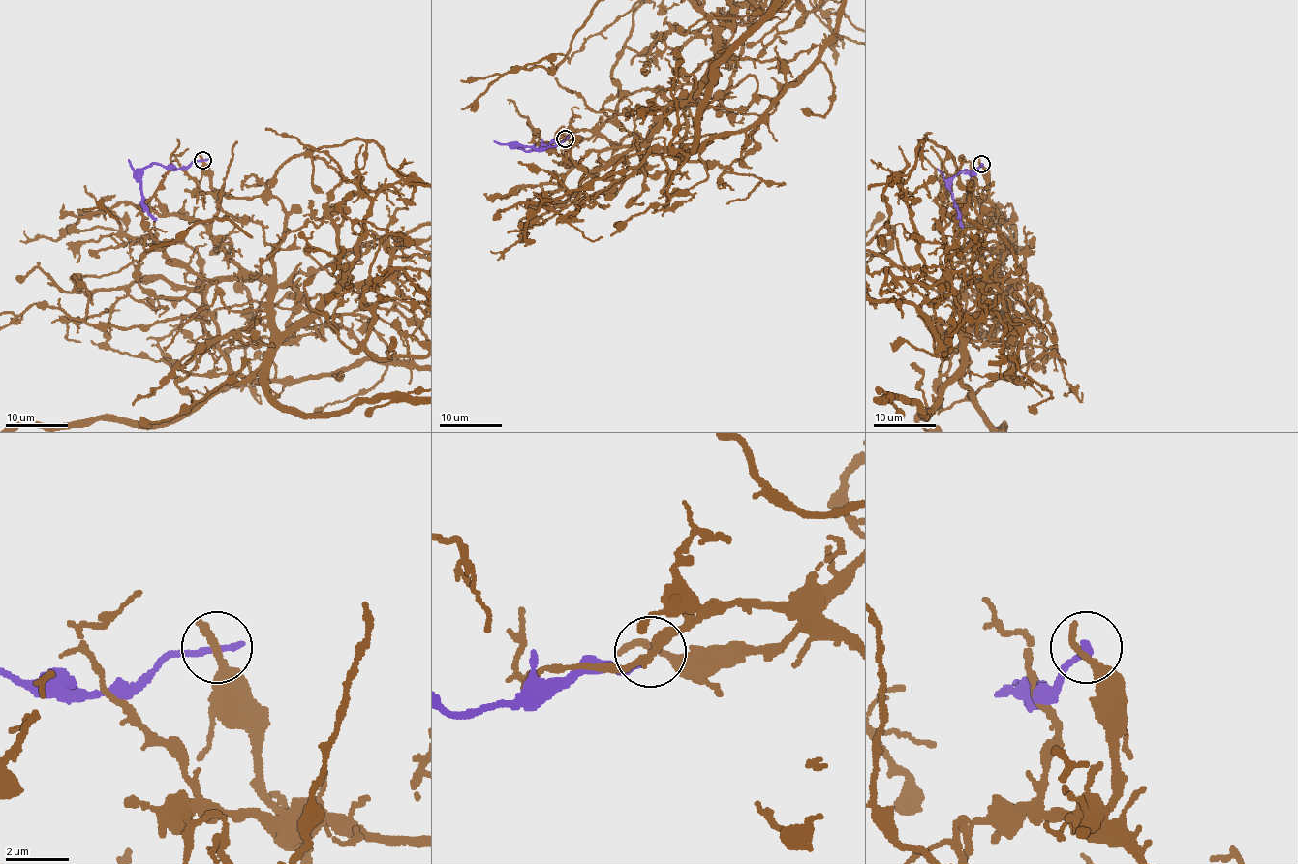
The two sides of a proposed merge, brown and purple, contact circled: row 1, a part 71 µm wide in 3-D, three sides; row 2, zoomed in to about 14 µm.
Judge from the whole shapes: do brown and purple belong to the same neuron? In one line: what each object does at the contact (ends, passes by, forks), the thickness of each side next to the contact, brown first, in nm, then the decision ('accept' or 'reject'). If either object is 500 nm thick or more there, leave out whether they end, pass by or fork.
brown ends; purple ends; calibres 280 and 240 nm; reject

